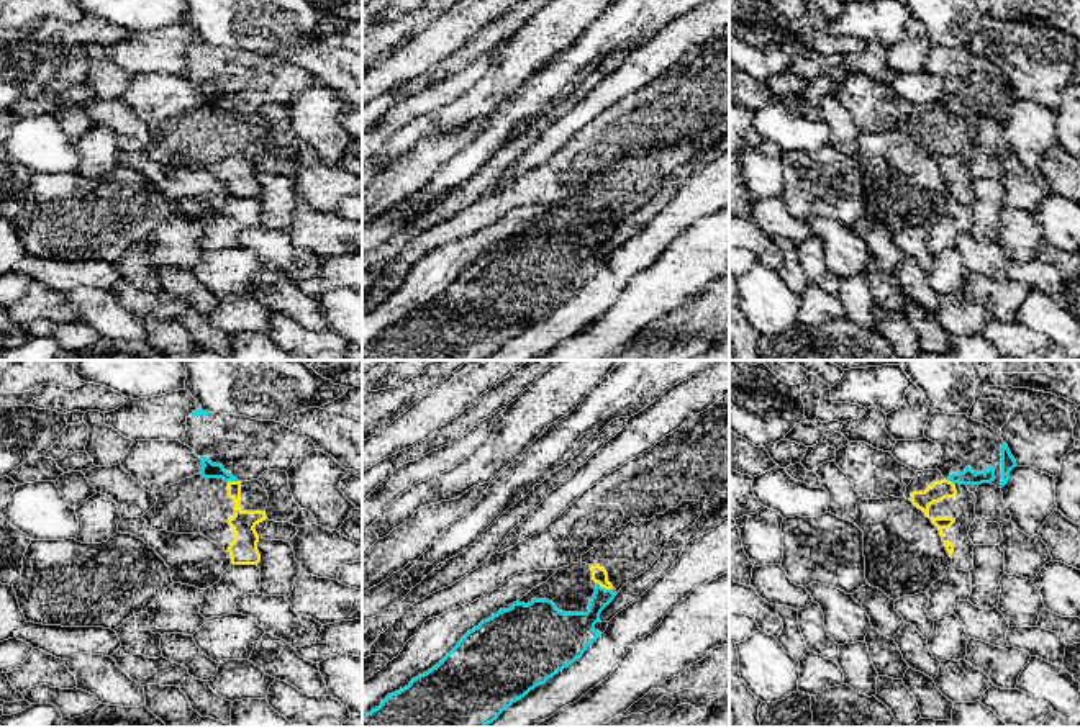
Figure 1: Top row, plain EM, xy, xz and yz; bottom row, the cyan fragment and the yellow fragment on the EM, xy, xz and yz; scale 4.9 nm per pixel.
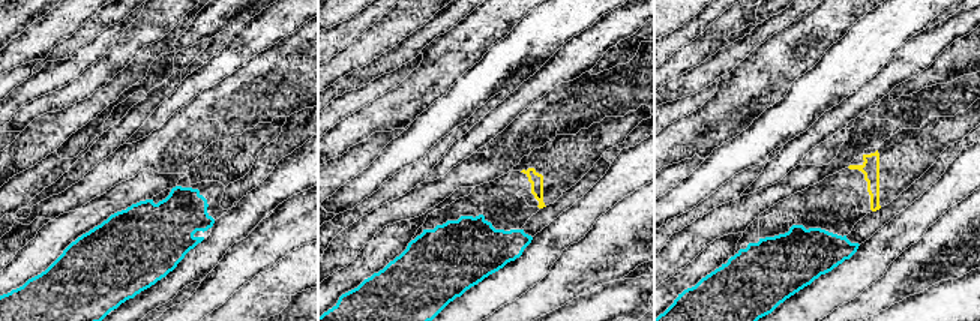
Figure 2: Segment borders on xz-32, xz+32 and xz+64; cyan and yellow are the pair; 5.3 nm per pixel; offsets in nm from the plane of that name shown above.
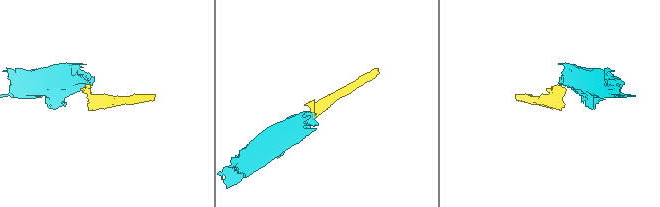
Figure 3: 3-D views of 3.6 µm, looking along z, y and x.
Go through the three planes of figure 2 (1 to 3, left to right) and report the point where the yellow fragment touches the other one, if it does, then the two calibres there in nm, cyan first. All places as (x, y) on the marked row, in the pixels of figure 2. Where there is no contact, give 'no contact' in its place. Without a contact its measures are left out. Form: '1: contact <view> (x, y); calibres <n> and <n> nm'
1: no contact
2: no contact
3: no contact

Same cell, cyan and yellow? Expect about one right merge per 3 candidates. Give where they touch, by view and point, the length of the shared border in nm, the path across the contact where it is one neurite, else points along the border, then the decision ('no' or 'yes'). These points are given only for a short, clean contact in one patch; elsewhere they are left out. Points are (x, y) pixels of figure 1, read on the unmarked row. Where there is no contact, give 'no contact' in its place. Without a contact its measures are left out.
meets cyan in xz at (603, 221); contact 80 nm long; border along xz (597, 215), (610, 223); no

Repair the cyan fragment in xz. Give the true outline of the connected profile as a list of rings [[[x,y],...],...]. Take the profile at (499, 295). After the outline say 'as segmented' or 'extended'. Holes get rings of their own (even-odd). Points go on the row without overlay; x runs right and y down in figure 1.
[[[597,216],[587,246],[564,246],[552,234],[536,231],[528,237],[516,234],[508,242],[500,242],[469,264],[436,300],[364,347],[362,360],[487,360],[513,336],[583,288],[587,280],[606,264],[608,255],[601,255],[600,247],[616,228],[615,221],[605,223]]]; extended

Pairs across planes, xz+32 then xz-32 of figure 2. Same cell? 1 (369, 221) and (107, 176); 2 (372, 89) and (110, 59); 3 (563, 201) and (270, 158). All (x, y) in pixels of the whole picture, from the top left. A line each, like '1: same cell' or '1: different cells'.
1: same cell
2: different cells
3: same cell

